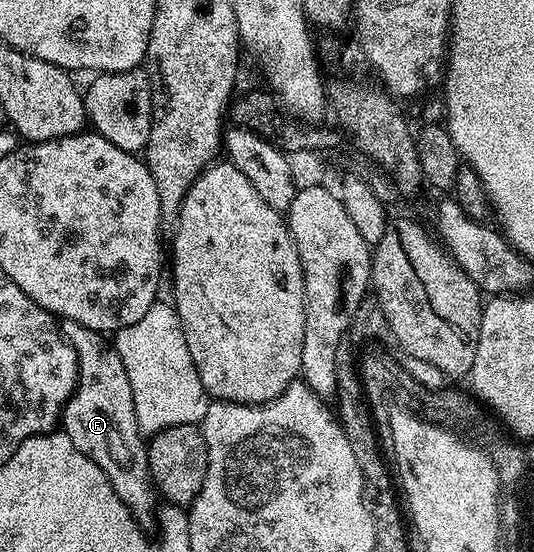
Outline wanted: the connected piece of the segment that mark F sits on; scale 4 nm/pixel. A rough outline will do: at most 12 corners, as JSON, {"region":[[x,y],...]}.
{"region":[[61,320],[77,388],[59,421],[149,526],[159,493],[131,378],[104,332]]}

